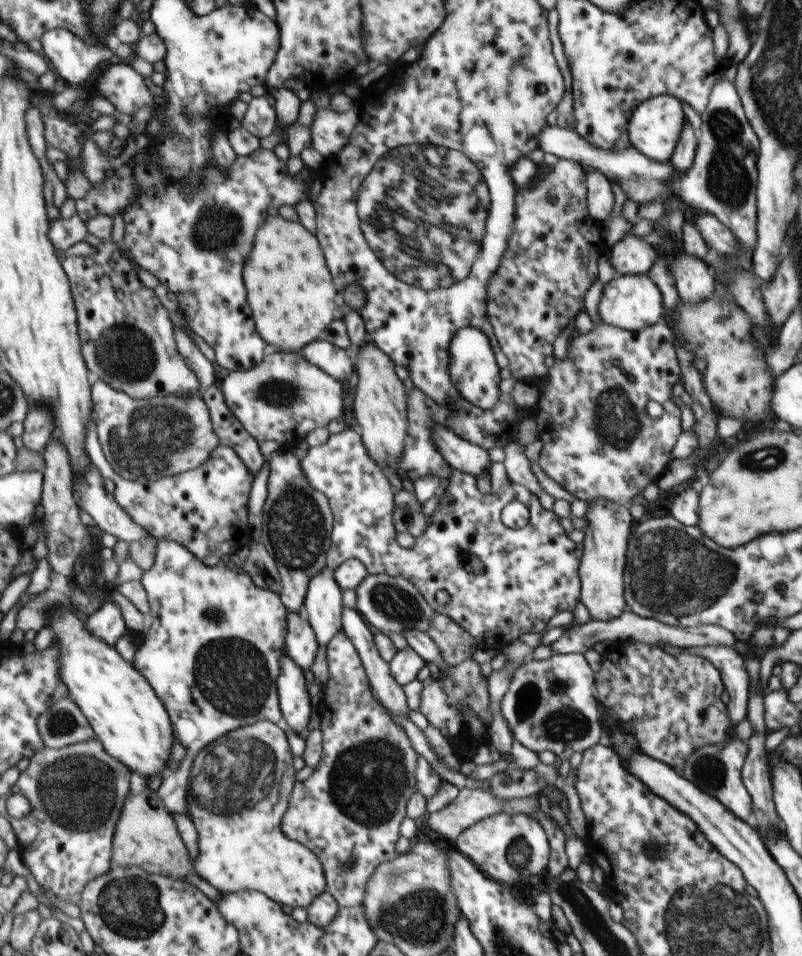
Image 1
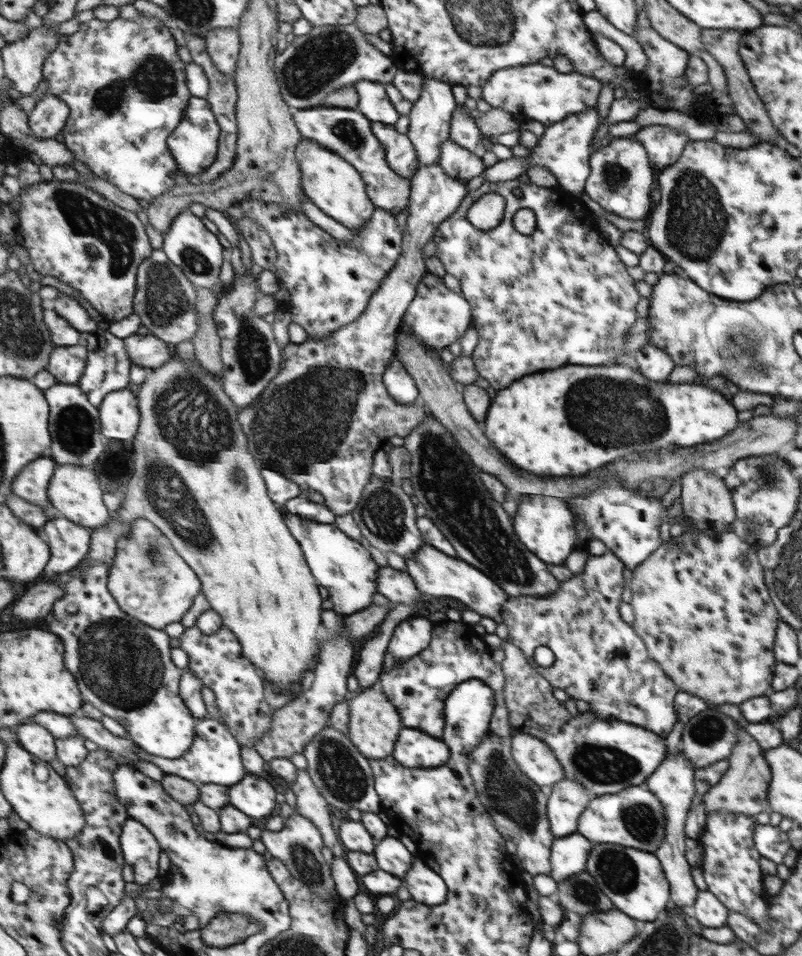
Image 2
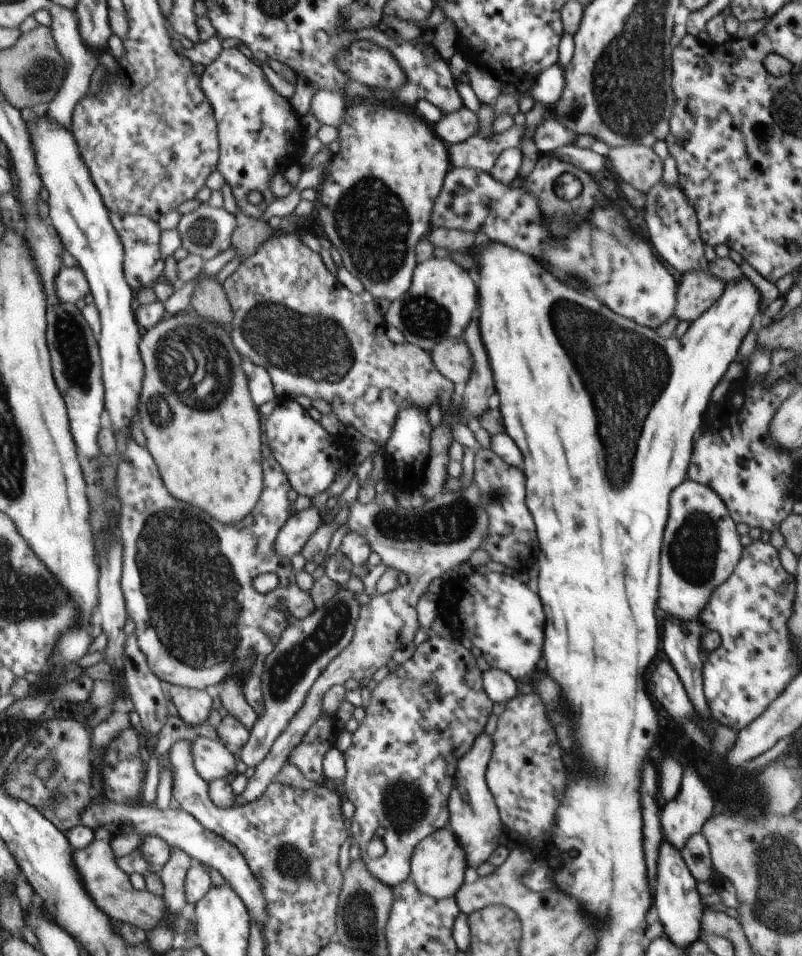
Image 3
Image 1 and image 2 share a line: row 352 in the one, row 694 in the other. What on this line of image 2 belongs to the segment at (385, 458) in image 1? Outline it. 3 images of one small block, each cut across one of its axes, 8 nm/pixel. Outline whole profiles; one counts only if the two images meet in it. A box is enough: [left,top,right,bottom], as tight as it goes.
[349,687,403,760]

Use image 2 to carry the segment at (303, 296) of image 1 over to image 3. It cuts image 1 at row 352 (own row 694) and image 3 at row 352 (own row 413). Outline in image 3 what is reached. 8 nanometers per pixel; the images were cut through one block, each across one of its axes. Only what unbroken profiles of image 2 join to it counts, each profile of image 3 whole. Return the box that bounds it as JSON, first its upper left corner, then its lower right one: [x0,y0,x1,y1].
[138,309,265,524]

